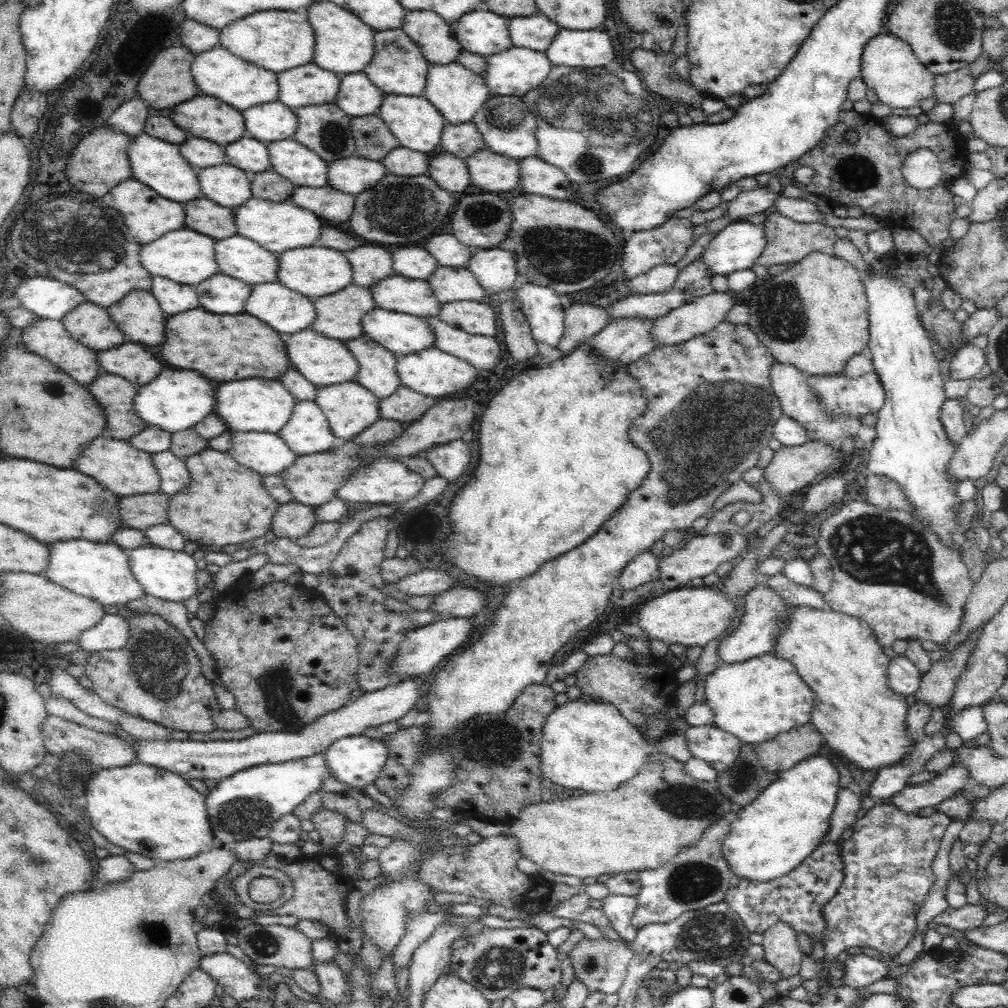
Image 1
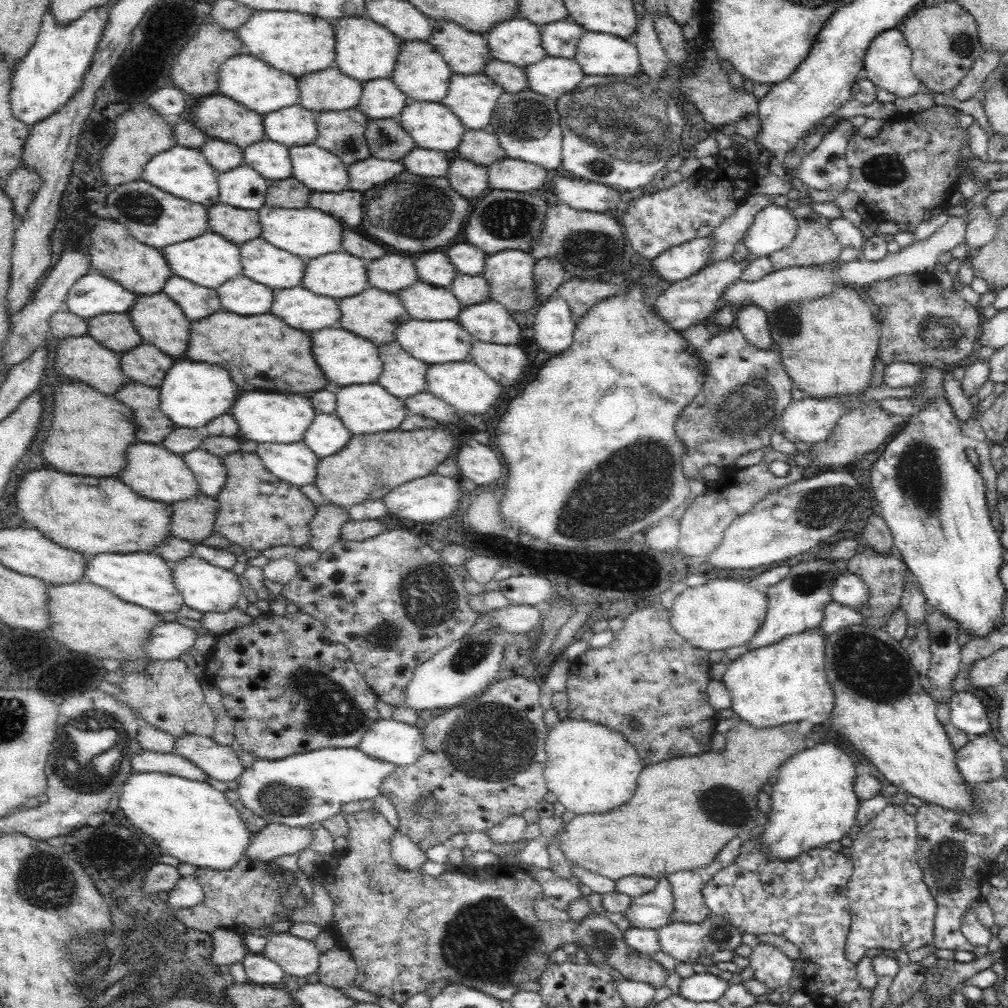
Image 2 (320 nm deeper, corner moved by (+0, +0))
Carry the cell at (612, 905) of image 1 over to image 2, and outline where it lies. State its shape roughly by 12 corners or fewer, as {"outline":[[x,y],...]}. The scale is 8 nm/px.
{"outline":[[660,879],[634,898],[624,916],[634,928],[662,928],[673,914],[673,892]]}

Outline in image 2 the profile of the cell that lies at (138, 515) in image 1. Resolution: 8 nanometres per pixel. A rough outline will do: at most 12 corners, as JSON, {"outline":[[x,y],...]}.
{"outline":[[218,503],[171,504],[172,537],[199,544],[214,534]]}

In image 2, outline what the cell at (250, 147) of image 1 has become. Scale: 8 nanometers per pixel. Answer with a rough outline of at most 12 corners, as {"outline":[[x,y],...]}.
{"outline":[[264,139],[243,148],[264,179],[293,177],[289,147]]}

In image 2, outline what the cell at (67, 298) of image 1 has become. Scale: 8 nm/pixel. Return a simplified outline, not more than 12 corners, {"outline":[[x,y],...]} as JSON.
{"outline":[[92,271],[69,289],[64,309],[81,319],[127,313],[137,297]]}

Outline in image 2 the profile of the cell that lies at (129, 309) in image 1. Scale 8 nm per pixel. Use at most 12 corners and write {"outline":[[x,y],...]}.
{"outline":[[164,291],[138,296],[127,314],[144,343],[188,350],[190,320]]}

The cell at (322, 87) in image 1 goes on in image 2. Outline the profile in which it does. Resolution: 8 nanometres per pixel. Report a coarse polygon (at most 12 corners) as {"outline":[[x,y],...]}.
{"outline":[[330,67],[297,77],[298,104],[317,114],[356,109],[363,83]]}

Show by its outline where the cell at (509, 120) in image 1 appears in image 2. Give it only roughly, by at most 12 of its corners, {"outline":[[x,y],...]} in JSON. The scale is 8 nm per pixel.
{"outline":[[502,93],[488,126],[507,157],[561,167],[557,99]]}

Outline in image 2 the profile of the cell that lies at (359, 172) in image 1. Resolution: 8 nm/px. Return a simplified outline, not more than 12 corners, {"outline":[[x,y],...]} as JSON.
{"outline":[[372,156],[347,169],[349,188],[362,192],[406,171],[401,161]]}

